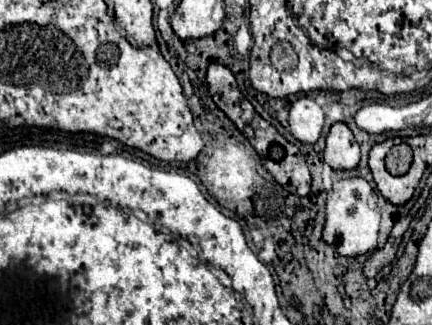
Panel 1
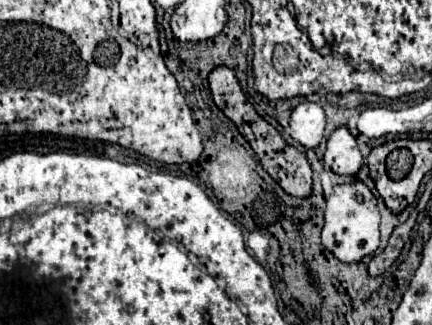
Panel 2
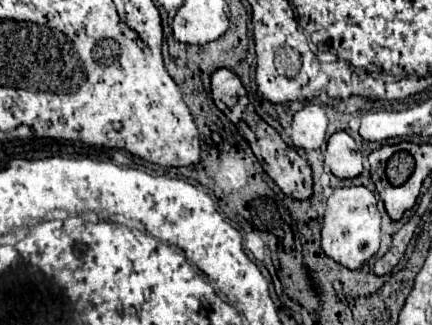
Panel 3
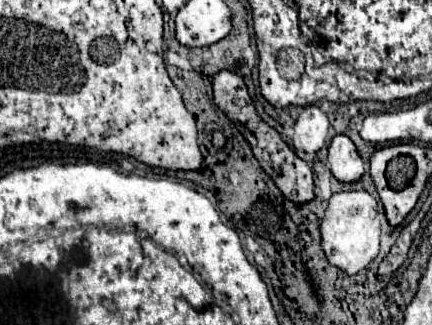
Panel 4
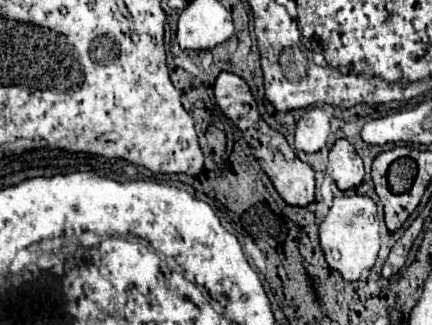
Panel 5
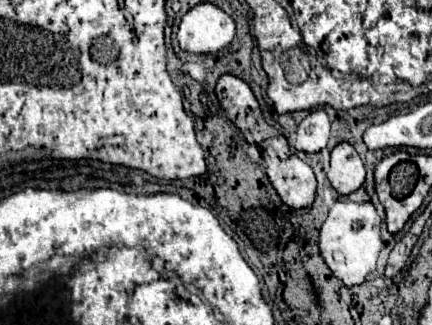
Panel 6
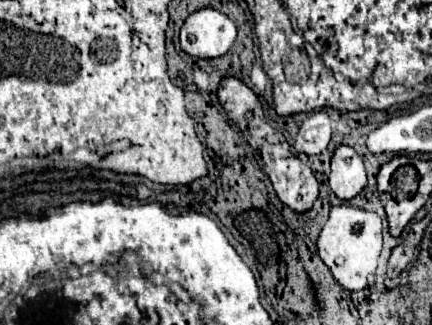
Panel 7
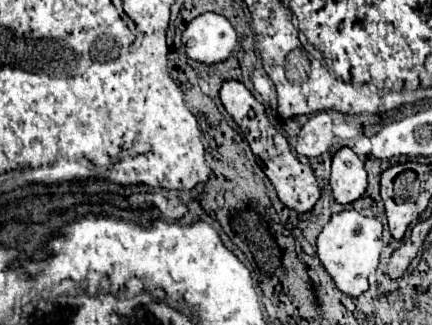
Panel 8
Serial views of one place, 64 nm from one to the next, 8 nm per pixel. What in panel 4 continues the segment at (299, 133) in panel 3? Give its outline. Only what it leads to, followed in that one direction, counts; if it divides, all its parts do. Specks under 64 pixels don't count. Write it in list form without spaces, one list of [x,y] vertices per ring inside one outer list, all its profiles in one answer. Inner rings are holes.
[[[306,106],[294,126],[294,148],[304,152],[318,152],[326,142],[328,126],[328,116],[318,106]]]

